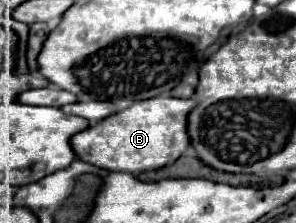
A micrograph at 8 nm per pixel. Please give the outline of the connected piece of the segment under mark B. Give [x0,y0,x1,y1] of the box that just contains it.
[71,96,197,174]

